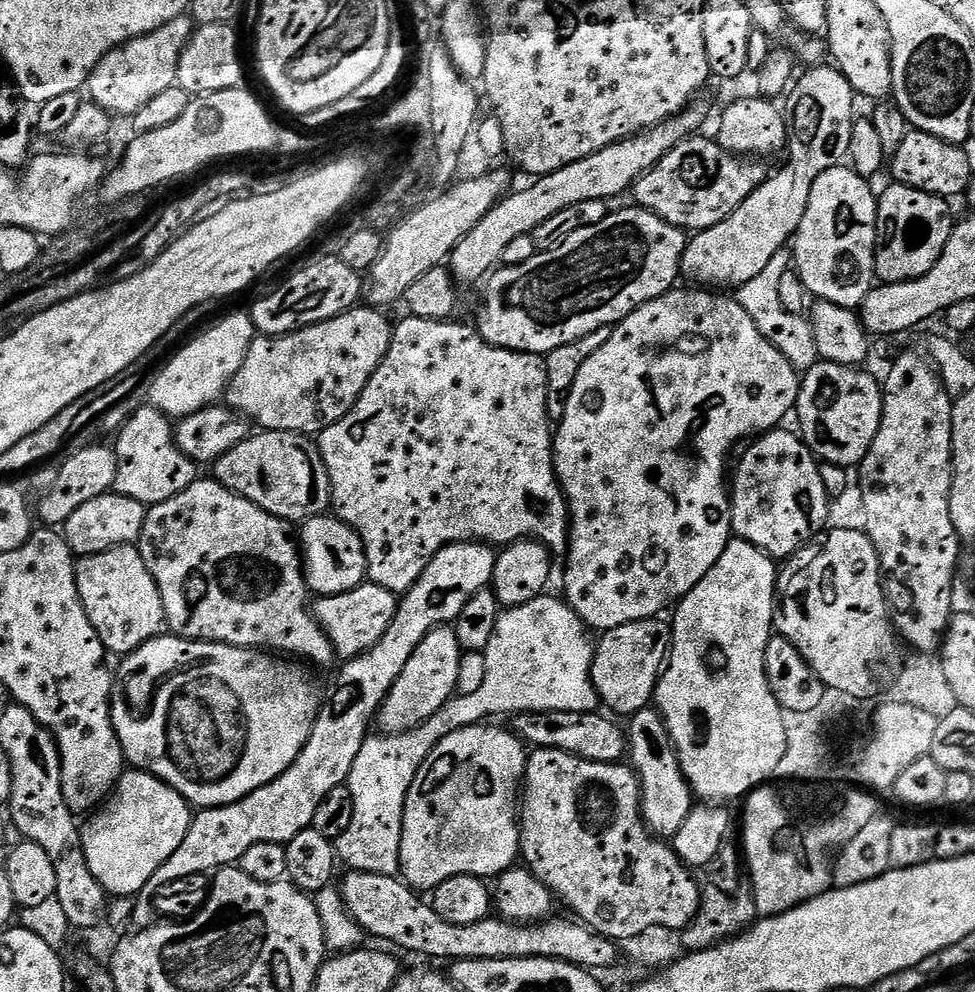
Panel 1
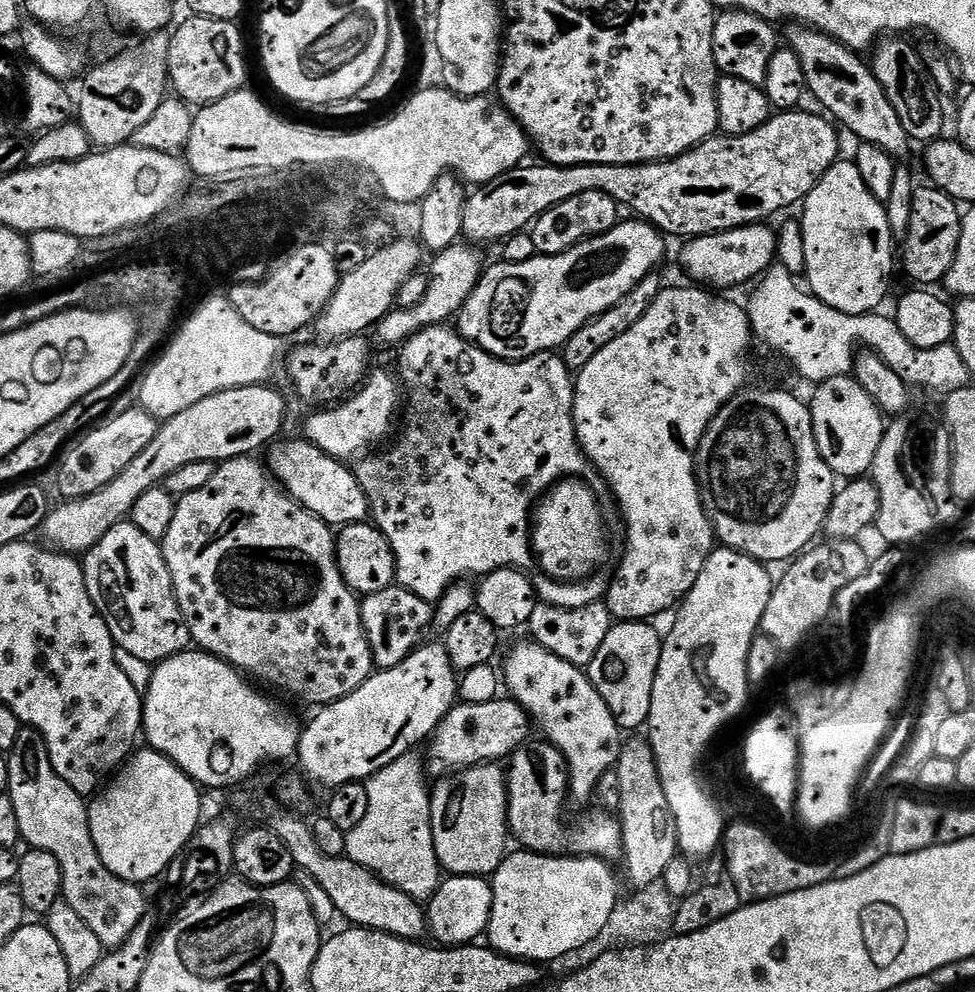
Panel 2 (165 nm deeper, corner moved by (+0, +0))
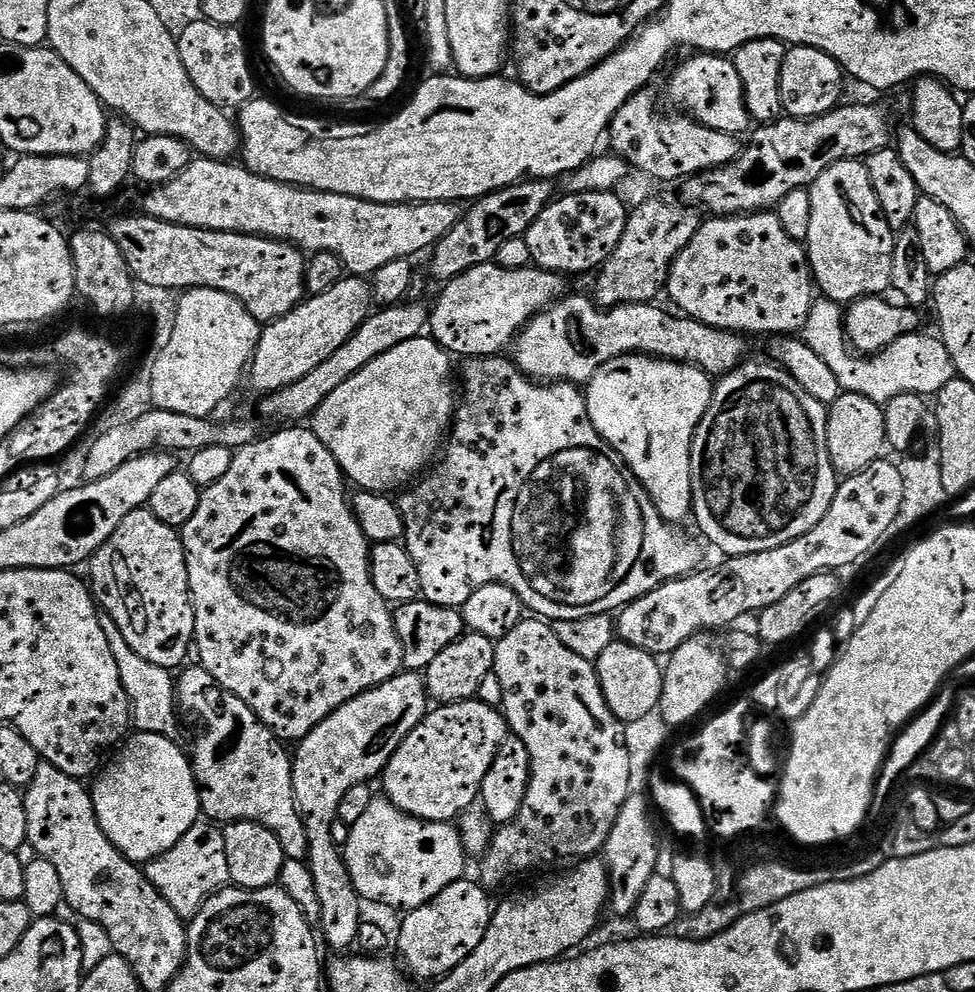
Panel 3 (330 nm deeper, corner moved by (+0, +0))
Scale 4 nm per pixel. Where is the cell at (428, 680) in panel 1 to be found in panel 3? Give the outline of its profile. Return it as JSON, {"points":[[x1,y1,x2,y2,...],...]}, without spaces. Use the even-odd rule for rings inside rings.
{"points":[[411,670,401,671,400,675,374,686,363,692,361,696,355,696,350,702,346,702,330,718,326,718,313,730,306,739,299,741,297,752,294,752,292,762,292,785,296,795,296,805,300,811,302,822,306,826,308,835,307,865,310,874,314,878,314,890,318,890,320,902,319,927,324,928,322,940,336,950,348,950,356,940,356,935,362,927,360,917,361,898,352,881,352,872,344,861,342,848,331,837,331,823,339,814,339,802,345,797,351,787,359,784,367,784,374,781,376,776,383,773,384,767,390,762,390,758,398,750,398,746,413,732,430,711,430,697,428,687,424,685,421,673]]}

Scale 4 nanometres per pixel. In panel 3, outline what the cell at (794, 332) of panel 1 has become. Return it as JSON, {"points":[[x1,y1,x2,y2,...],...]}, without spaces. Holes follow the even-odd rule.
{"points":[[822,302,813,303,811,313,808,315,802,329,802,339,804,344,810,346,810,350,813,350,818,358,821,358,822,362,825,362,826,366,833,371,835,378,838,379,841,391,862,394,863,397,870,398,876,404,884,406,894,397,904,393,917,394,925,398,935,396,956,378,956,368,953,366,953,360,950,358,943,340,936,336,928,338,924,334,905,332,890,347,884,348,878,353,867,356,847,354,846,350,848,351,848,348,842,325,841,307,834,302]]}

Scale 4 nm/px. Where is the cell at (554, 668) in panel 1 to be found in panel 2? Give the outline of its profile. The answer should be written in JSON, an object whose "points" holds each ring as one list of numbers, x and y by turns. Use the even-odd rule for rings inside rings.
{"points":[[409,754,390,762,382,770,368,777,366,785,369,792,369,805,364,820,346,834,345,857,358,862,364,868,371,870,380,880,392,885,415,900,427,901,442,883,442,869,438,862,438,854,434,850,432,834,432,797,430,784,424,781,426,768,416,754]]}

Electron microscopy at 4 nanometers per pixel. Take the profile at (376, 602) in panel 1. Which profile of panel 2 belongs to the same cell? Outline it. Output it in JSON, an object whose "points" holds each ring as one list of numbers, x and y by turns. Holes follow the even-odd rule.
{"points":[[399,586,363,597,360,602,360,613,377,669,398,666,398,662,406,659,425,639,424,631,428,627,431,629,434,624,433,605,429,601,418,598,410,590]]}

